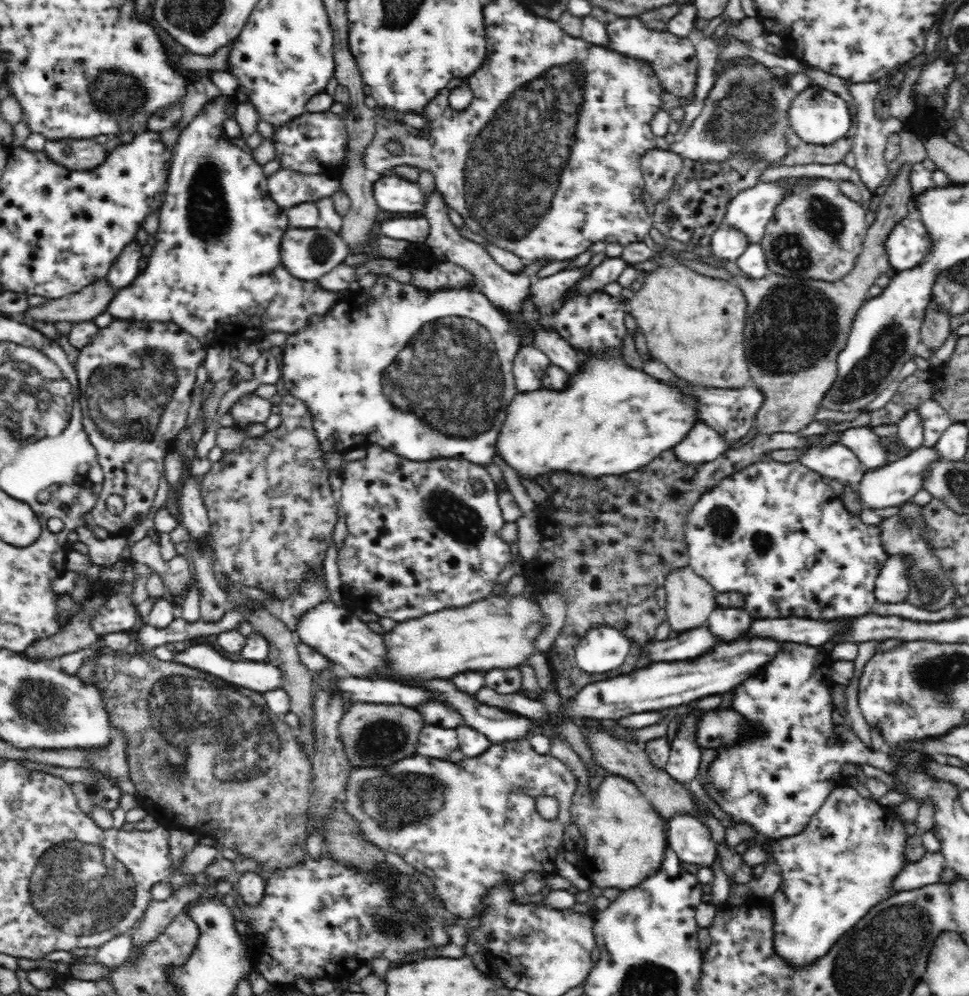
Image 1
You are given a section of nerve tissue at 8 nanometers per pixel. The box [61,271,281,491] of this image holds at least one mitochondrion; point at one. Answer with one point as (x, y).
(124, 400)

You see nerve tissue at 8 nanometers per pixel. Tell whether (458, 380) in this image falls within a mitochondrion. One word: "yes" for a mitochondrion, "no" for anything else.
yes

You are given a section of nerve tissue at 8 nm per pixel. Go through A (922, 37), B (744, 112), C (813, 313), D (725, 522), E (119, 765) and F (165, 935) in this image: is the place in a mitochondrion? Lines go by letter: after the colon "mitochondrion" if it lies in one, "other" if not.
A: other
B: mitochondrion
C: mitochondrion
D: mitochondrion
E: other
F: other

